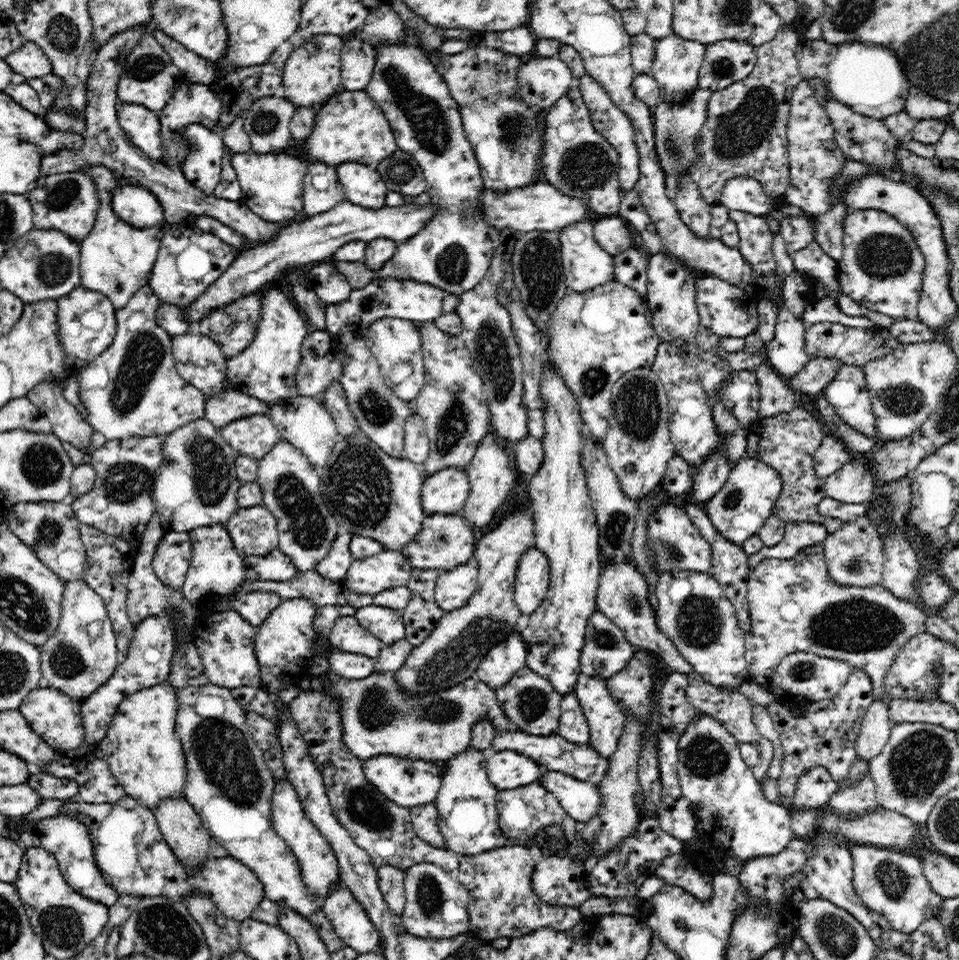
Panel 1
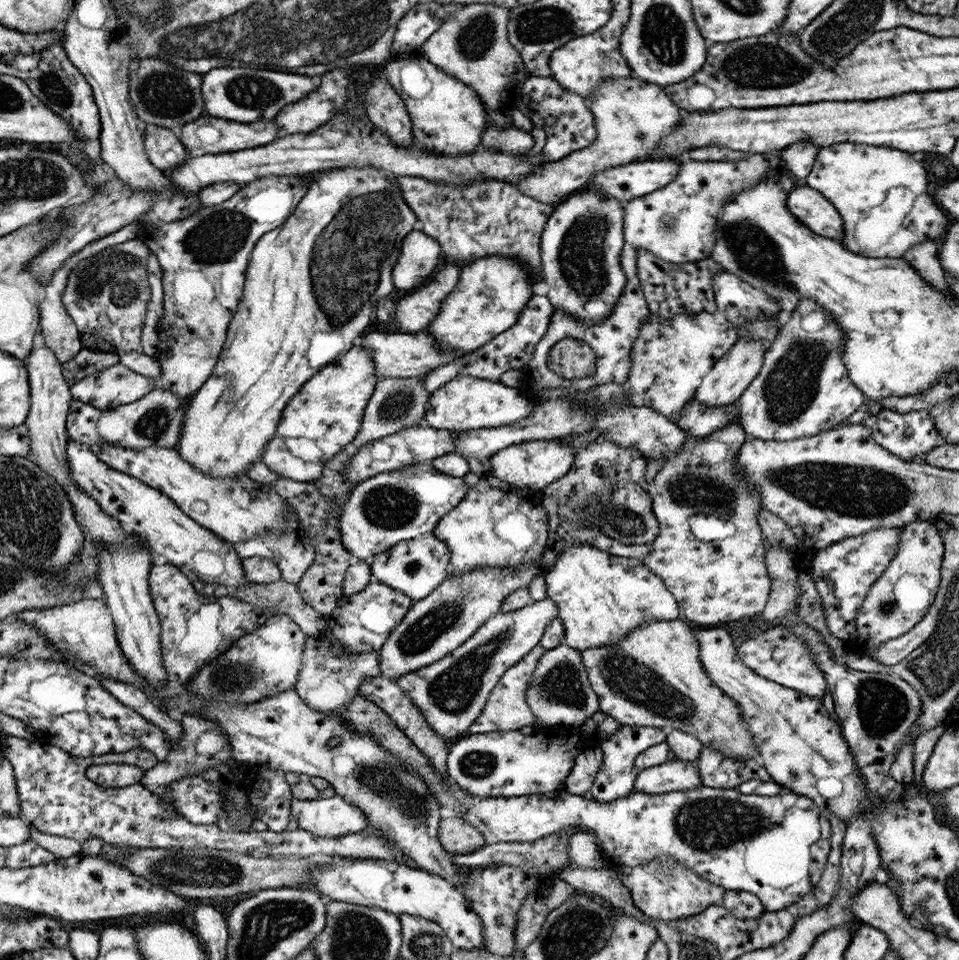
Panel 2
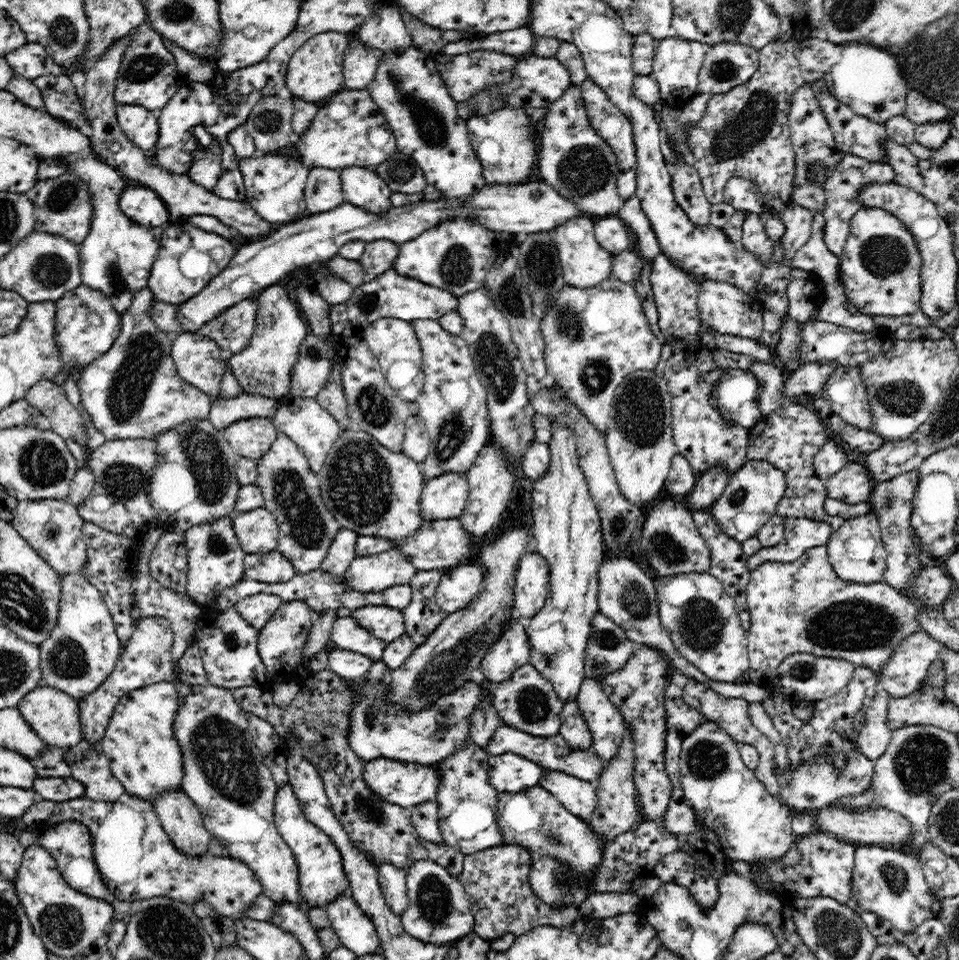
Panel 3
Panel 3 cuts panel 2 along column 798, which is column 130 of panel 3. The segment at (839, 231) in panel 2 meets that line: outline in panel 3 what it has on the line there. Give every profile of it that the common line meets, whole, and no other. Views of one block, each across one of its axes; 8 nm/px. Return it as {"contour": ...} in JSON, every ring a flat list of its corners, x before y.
{"contour":[[144,186,126,187,119,196,119,207,132,222,142,227,164,227,169,220,169,212,163,200]]}

